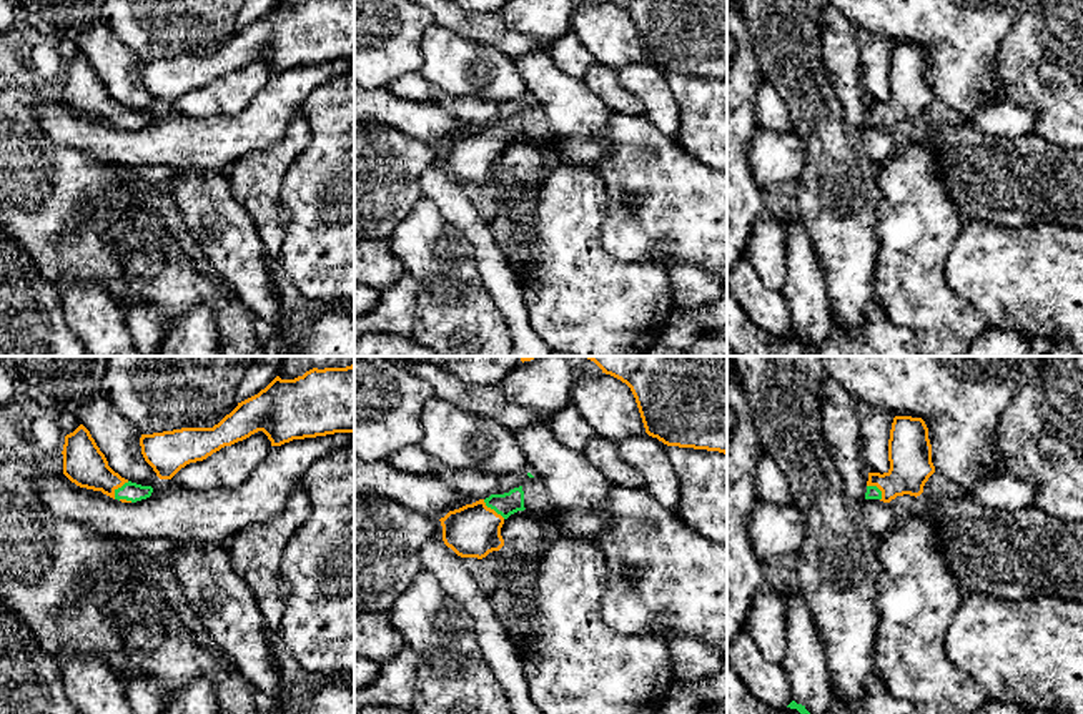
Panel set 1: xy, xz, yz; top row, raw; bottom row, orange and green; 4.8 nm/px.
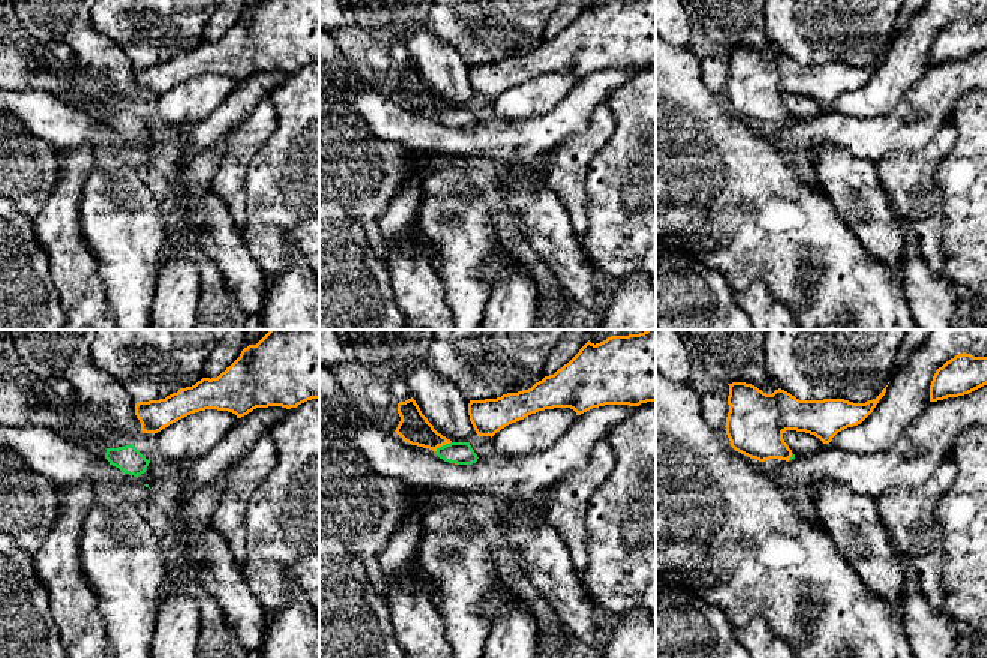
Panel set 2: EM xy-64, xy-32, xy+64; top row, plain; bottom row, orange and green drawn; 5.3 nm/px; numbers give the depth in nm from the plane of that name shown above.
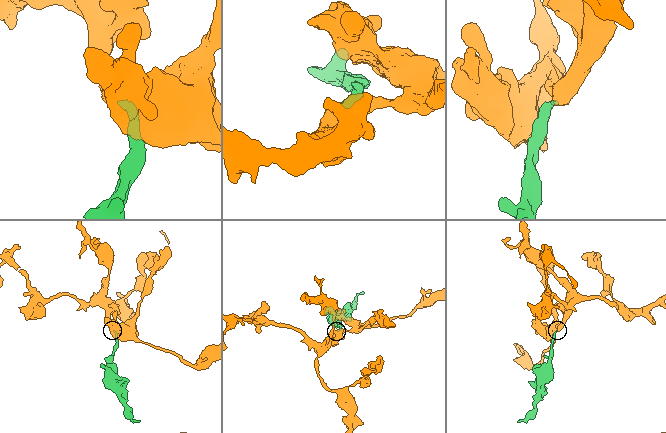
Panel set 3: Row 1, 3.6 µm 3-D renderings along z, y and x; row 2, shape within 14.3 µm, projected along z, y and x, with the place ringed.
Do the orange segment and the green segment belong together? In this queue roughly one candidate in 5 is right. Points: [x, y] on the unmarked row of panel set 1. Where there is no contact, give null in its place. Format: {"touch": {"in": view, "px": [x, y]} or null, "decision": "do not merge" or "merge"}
{"touch": {"in": "xz", "px": [493, 137]}, "decision": "merge"}

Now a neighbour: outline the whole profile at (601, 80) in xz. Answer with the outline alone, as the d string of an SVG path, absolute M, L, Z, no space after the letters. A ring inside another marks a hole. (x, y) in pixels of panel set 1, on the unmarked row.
M592 63L582 82L612 113L624 117L644 115L640 100L619 83L617 70Z

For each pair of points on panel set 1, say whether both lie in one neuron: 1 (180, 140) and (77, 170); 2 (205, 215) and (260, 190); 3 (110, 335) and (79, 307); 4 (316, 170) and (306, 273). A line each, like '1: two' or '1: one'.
1: two
2: two
3: one
4: one

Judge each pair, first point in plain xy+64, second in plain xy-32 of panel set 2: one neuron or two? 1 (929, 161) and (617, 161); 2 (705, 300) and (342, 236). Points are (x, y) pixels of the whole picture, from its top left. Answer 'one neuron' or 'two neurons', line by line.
1: two neurons
2: one neuron

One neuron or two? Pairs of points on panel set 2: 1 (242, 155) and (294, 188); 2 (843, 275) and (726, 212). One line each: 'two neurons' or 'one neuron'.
1: two neurons
2: one neuron

